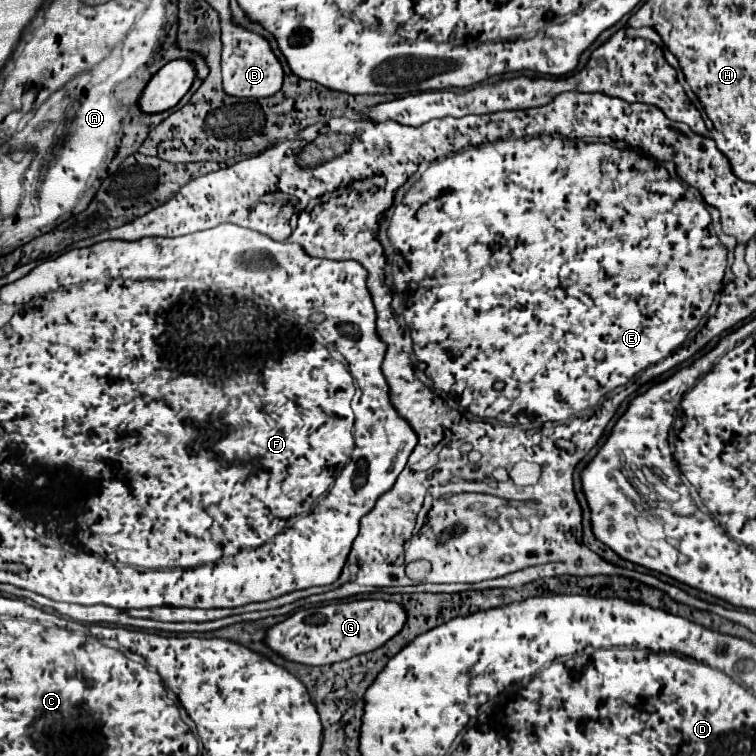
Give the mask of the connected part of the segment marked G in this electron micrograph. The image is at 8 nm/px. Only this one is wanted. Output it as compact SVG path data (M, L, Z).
M352 600L328 606L304 606L284 622L272 626L266 644L280 656L308 664L322 666L348 660L356 654L372 652L394 638L406 624L408 612L402 604L386 600Z

